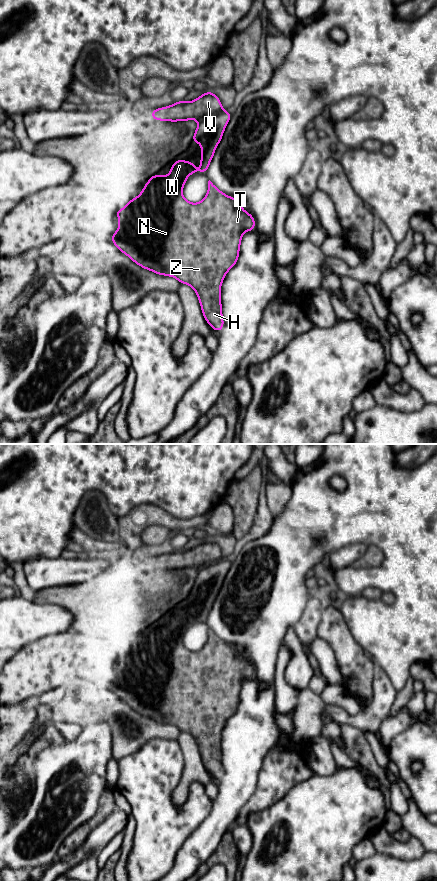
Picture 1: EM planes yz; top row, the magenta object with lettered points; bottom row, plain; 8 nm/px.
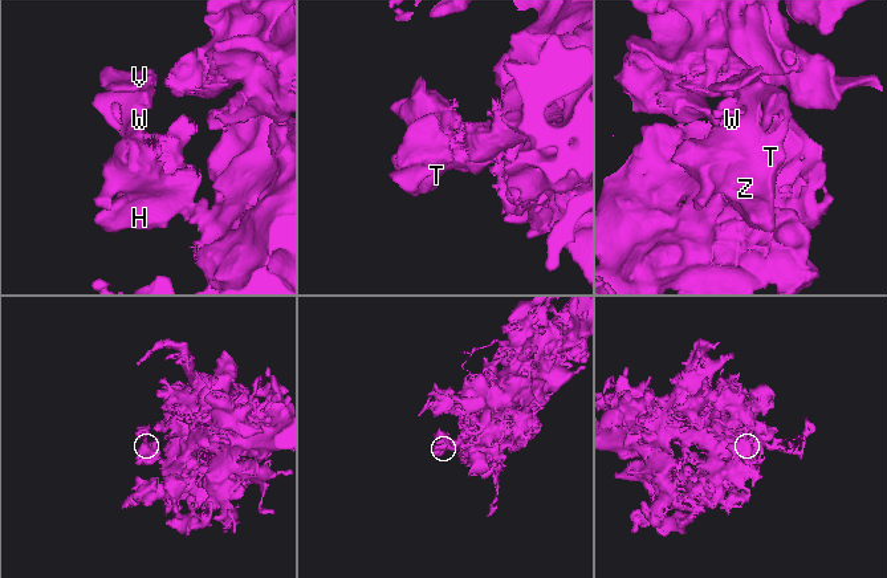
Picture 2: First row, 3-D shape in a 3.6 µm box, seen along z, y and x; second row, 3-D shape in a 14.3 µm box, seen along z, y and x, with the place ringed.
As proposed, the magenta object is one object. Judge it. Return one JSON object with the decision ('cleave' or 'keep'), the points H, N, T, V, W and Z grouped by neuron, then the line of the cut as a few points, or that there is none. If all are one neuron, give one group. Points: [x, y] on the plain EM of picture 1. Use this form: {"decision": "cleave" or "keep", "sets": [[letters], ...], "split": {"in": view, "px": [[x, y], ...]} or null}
{"decision": "keep", "sets": [["H", "N", "T", "V", "W", "Z"]], "split": null}

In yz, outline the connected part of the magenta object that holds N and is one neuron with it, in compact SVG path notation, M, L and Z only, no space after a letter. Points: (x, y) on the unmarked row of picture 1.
M209 539L190 550L176 549L173 553L154 557L151 564L153 568L159 569L188 570L191 567L198 569L192 590L201 592L200 619L198 620L195 617L194 611L177 607L170 616L168 623L159 624L156 622L151 624L138 645L131 647L123 657L117 657L116 663L119 668L119 675L111 683L112 690L118 698L142 716L158 723L174 725L180 732L191 734L197 742L206 770L215 780L222 779L224 769L221 753L221 732L227 720L235 714L239 706L243 681L255 678L255 667L250 661L242 657L240 647L224 642L210 628L208 629L207 642L199 651L188 650L183 645L182 637L188 629L188 623L207 620L216 595L220 591L223 580L231 566L231 561L223 558L220 547Z

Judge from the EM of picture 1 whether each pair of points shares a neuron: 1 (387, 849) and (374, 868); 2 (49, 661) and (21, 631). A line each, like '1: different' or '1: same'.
1: different
2: different

